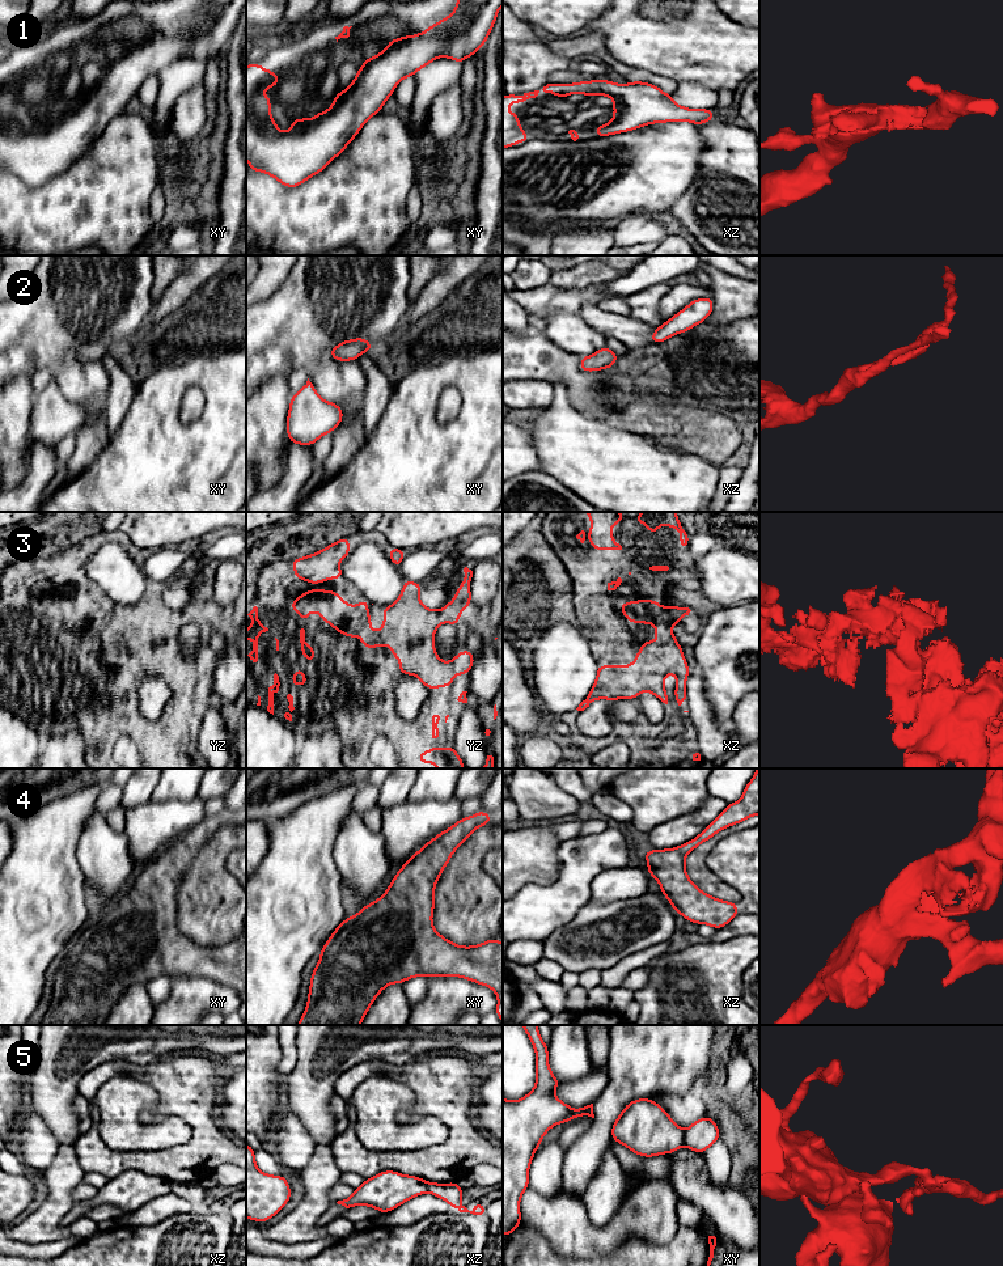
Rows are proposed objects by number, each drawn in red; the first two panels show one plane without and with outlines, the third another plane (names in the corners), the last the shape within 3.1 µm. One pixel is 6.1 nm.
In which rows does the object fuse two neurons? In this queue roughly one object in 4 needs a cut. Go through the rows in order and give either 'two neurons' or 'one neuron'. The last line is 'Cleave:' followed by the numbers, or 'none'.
1: one neuron
2: one neuron
3: one neuron
4: one neuron
5: two neurons
Cleave: 5

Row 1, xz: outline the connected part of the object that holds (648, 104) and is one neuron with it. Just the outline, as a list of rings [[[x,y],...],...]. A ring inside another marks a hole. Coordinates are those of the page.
[[[597,79],[572,84],[547,84],[542,90],[562,98],[574,93],[585,97],[610,97],[614,101],[614,119],[594,127],[597,137],[638,130],[652,123],[687,120],[699,126],[716,119],[711,109],[695,110],[680,106],[673,101],[673,94],[665,94],[659,86],[642,81],[619,85]]]

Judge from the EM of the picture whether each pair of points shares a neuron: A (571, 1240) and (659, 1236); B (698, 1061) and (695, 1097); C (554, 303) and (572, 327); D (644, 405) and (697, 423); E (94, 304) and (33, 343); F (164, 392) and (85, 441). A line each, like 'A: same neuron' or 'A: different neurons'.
A: same neuron
B: different neurons
C: different neurons
D: same neuron
E: same neuron
F: different neurons

